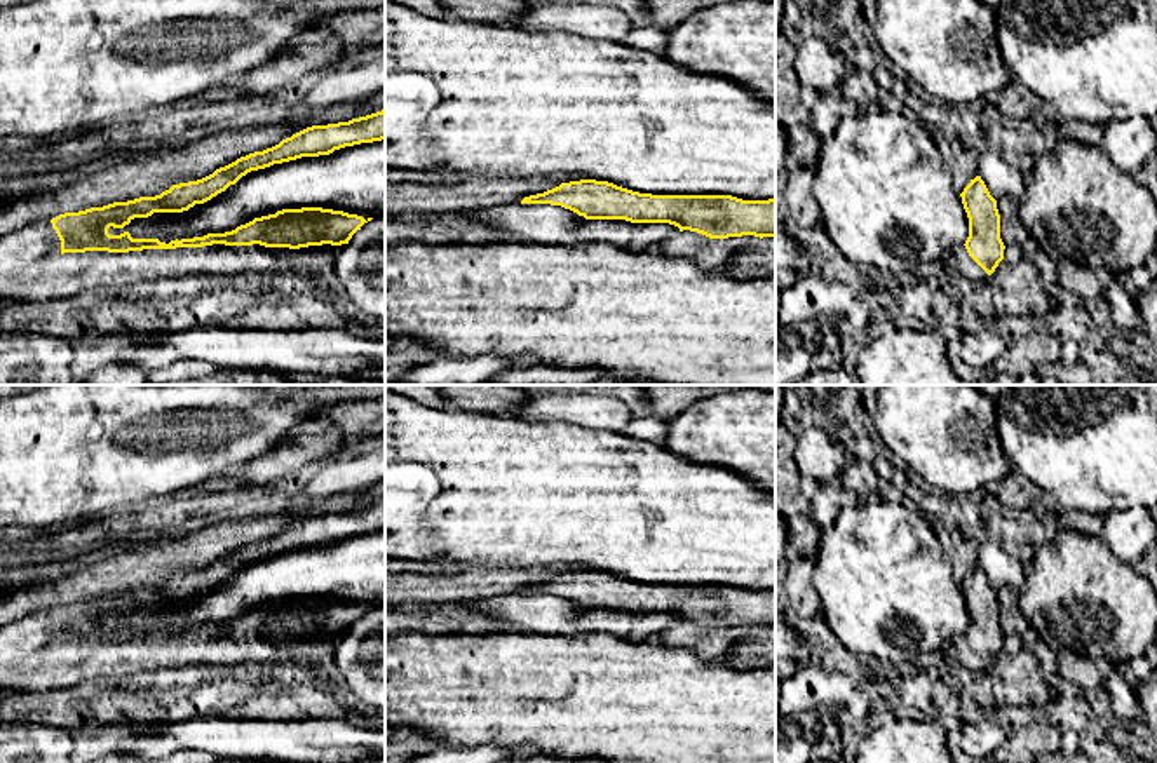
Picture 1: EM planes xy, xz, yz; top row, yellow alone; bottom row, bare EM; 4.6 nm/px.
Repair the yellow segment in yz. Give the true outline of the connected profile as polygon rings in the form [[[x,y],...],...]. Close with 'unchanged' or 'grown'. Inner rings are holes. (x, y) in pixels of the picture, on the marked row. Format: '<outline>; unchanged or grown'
[[[981,176],[971,179],[960,197],[969,218],[969,237],[964,246],[969,256],[991,275],[1004,260],[1005,249],[1000,239],[997,200],[990,195]]]; unchanged

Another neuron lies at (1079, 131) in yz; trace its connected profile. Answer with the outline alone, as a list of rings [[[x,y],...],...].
[[[1061,120],[1058,124],[1058,134],[1089,146],[1101,146],[1103,141],[1101,125],[1091,125],[1080,120]]]

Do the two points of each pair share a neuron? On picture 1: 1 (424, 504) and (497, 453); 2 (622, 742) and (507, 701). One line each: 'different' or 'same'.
1: same
2: same

